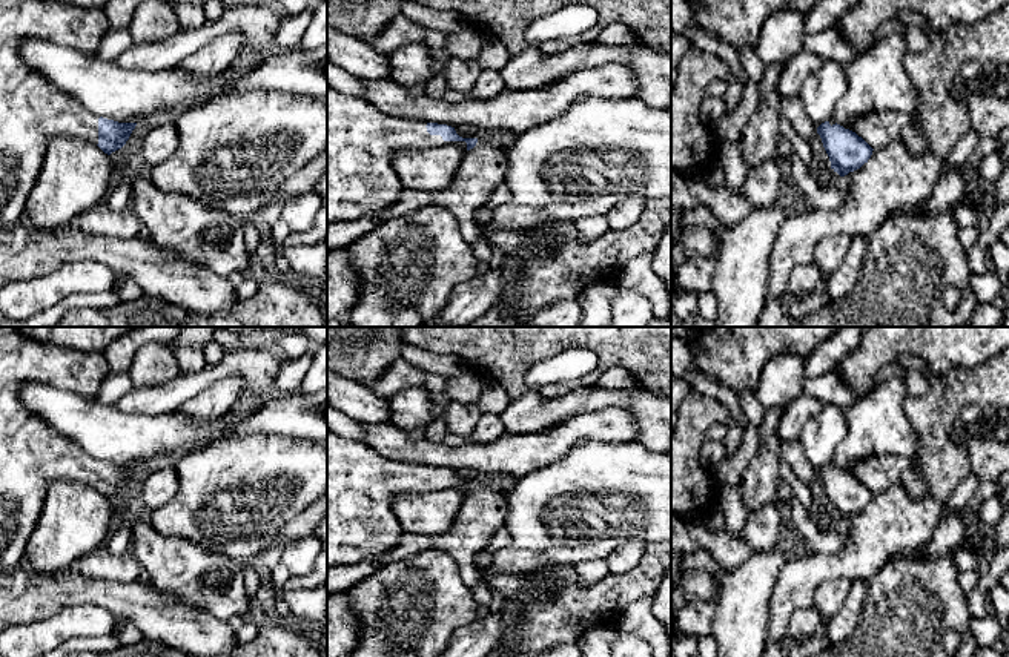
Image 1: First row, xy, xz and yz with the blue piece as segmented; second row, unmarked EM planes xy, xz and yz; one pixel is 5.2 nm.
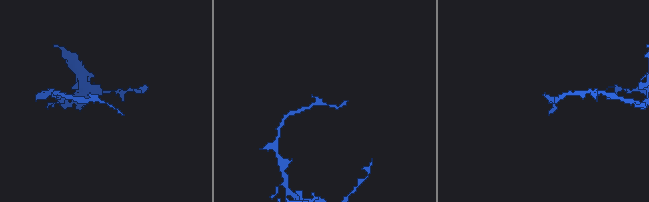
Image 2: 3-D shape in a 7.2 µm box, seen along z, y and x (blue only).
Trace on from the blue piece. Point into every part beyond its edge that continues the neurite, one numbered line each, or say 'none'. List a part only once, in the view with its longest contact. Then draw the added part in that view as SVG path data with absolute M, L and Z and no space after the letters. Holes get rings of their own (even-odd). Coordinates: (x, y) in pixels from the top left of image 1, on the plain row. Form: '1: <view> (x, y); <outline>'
1: xz (361, 484); M327 428L327 568L378 560L396 545L402 530L392 503L398 496L447 488L467 496L465 485L444 485L441 479L430 479L425 470L425 465L393 461Z

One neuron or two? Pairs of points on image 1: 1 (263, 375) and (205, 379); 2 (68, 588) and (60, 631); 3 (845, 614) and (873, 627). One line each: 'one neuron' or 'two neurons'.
1: one neuron
2: two neurons
3: two neurons

